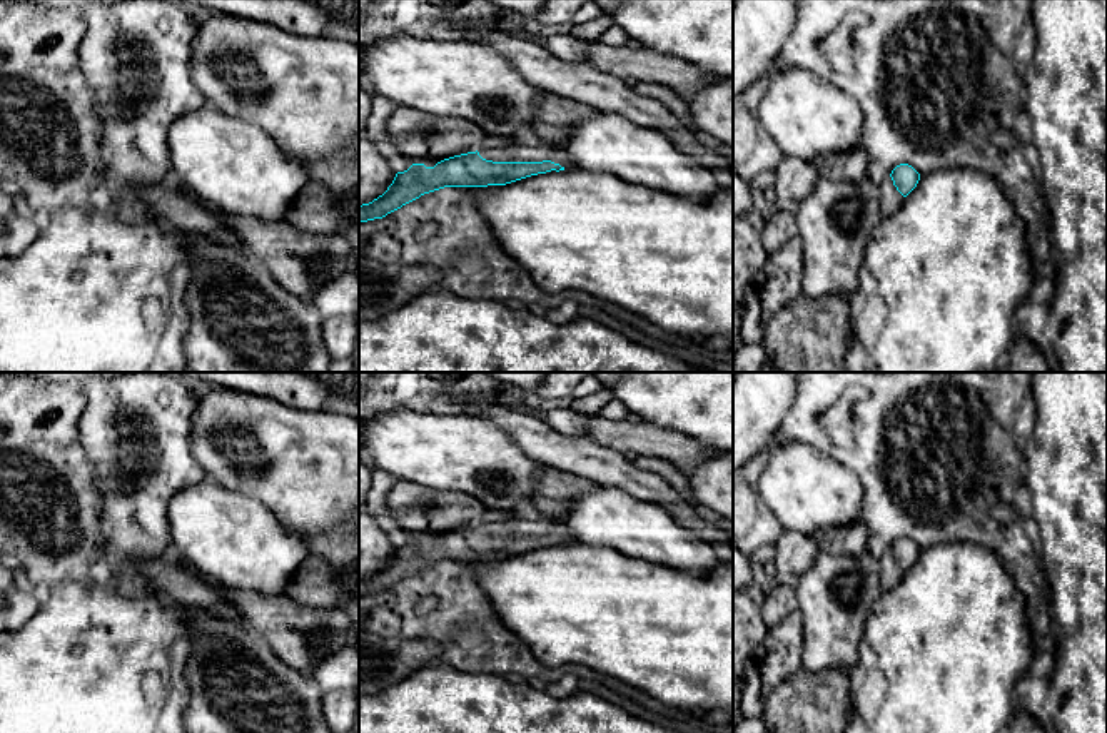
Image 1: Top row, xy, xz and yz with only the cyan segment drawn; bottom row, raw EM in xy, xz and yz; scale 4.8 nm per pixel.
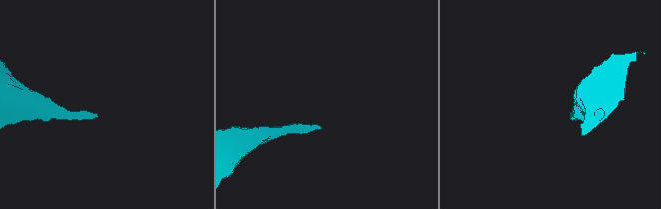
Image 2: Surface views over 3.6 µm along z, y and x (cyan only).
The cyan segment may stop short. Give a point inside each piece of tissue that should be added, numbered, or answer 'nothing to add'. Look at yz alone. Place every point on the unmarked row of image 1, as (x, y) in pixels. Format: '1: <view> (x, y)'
1: yz (890, 573)

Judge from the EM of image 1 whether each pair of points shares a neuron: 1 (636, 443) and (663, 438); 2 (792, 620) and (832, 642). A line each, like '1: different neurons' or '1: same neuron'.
1: same neuron
2: different neurons

